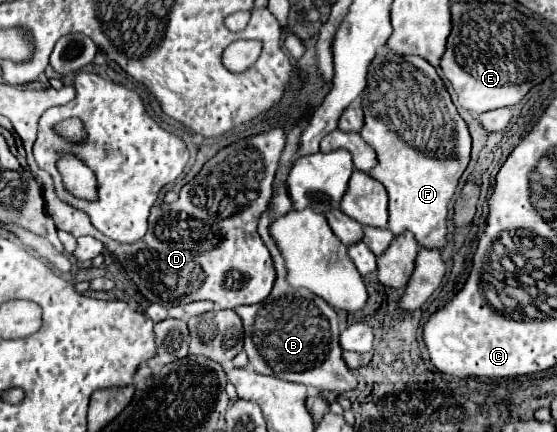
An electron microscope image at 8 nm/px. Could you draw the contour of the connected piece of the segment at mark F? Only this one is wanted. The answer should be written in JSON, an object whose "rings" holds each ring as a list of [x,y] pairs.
{"rings":[[[378,55],[368,67],[368,85],[362,91],[362,109],[364,127],[360,135],[378,155],[378,163],[374,169],[370,169],[368,175],[378,179],[386,187],[390,197],[388,229],[394,235],[402,231],[412,231],[416,241],[426,249],[444,247],[448,201],[452,199],[458,179],[462,177],[470,161],[470,133],[466,123],[458,115],[440,75],[430,63],[416,55]]]}

